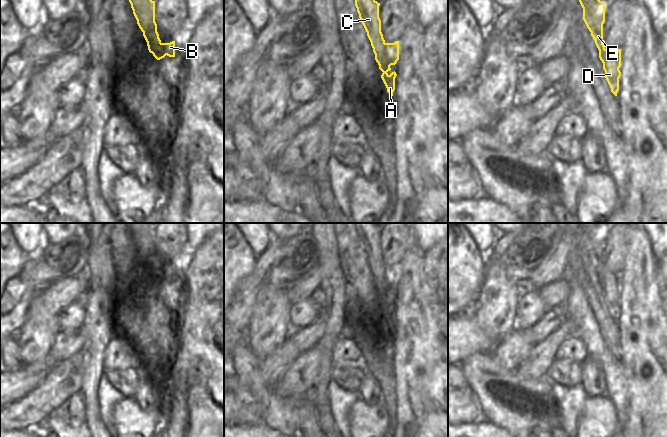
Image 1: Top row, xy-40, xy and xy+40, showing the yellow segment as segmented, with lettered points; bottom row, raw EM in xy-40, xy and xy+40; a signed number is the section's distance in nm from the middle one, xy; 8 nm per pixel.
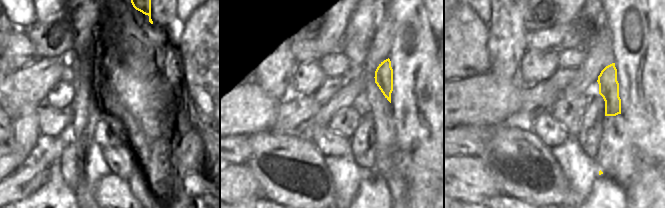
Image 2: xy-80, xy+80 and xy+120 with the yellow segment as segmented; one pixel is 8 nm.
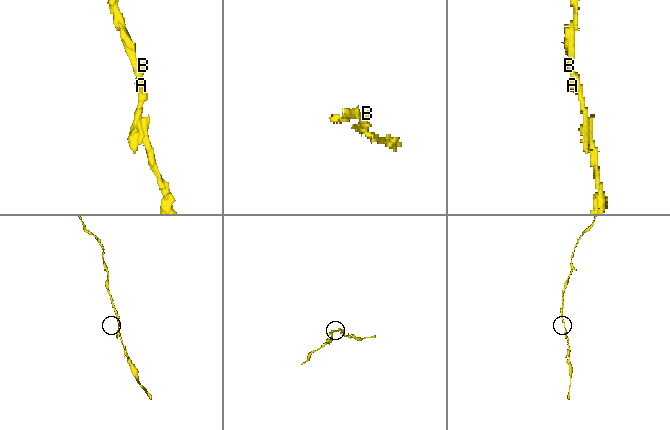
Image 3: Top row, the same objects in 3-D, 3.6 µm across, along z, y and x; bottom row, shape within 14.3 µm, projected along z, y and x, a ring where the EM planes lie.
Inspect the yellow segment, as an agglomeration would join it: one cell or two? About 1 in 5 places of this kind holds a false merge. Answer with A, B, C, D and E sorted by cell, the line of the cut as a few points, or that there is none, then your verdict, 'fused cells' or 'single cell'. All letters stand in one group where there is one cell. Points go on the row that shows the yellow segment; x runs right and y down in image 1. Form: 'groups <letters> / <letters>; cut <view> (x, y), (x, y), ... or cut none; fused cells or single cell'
groups A B C D E; cut none; single cell

